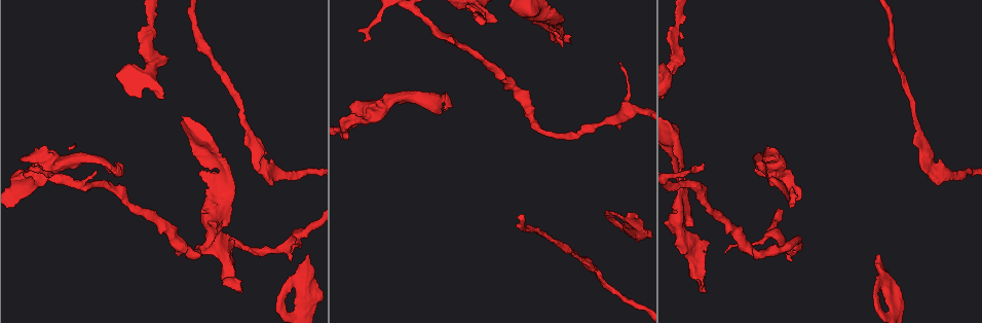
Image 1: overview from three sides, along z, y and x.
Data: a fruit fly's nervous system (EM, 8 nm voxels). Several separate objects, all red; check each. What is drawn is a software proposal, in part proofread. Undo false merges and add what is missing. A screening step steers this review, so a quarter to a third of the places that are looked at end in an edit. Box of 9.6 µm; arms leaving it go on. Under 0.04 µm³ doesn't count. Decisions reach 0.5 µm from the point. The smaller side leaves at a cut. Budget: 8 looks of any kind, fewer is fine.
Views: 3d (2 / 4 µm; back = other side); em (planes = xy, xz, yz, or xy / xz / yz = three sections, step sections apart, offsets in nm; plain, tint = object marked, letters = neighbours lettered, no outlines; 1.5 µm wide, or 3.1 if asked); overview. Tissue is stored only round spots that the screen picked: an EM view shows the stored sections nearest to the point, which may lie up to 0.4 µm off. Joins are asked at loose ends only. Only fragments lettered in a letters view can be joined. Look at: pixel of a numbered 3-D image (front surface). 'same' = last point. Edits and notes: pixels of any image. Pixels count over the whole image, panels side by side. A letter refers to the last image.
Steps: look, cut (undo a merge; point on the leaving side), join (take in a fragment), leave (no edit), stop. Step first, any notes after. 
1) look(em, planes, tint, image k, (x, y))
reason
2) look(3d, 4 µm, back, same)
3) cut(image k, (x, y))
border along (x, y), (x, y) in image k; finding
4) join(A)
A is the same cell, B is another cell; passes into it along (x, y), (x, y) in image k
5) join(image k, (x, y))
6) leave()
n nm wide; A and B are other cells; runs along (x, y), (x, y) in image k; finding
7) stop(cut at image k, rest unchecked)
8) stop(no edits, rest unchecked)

look(em, planes, tint, image 1, (257, 140))
calibre changes

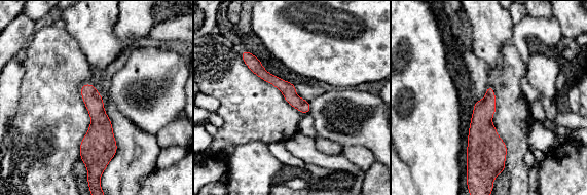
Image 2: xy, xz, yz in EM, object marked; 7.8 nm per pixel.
look(em, planes, letters, same)
what lies round it

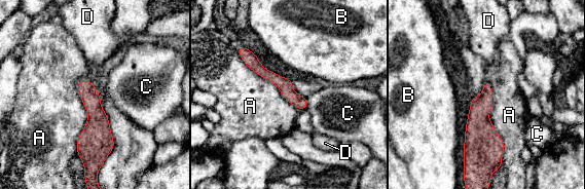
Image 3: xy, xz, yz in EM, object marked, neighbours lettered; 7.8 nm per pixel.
leave()
110 nm wide; A, B, C and D are other cells; border along (486, 80), (502, 164) in image 3; all the same cell

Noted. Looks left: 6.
look(3d, 2 µm, image 1, (306, 254))
free end

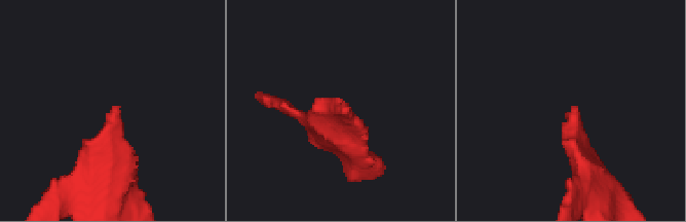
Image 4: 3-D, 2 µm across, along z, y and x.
look(em, planes, tint, image 4, (116, 106))
shape alone is not enough

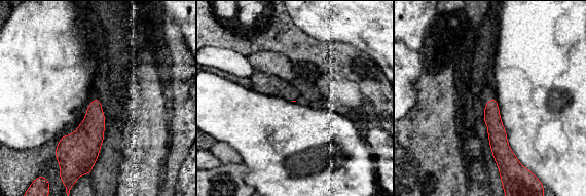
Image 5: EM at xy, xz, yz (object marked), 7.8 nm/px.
look(em, planes, letters, same)

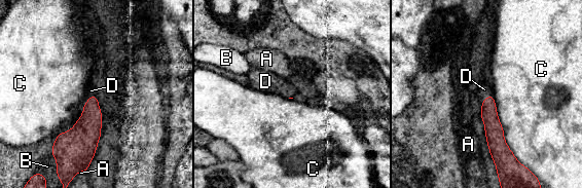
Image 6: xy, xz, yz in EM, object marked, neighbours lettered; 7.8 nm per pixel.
join(D)
D is the same cell, A, B and C are other cells; it goes on there

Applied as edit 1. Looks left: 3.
look(overview)

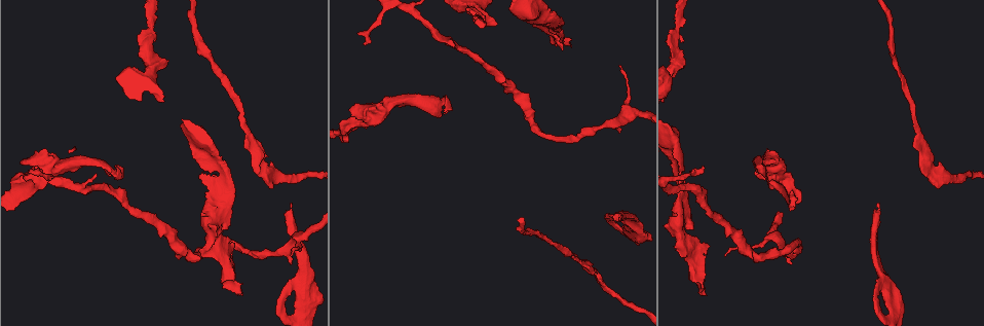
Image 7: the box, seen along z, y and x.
look(em, planes, tint, image 7, (364, 42))
free end

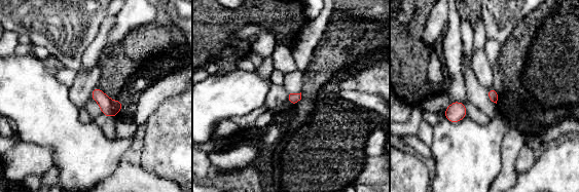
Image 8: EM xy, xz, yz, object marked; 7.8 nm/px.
look(em, planes, letters, same)

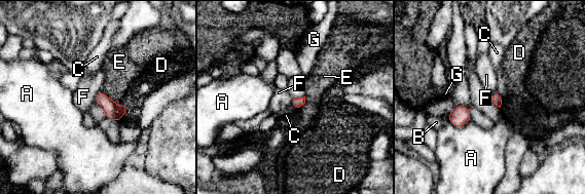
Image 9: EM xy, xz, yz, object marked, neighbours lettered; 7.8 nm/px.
leave()
80 nm wide; A, B, C, D, E, F and G are other cells; none of them fits

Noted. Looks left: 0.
stop(join at image 6, rest unchecked)

